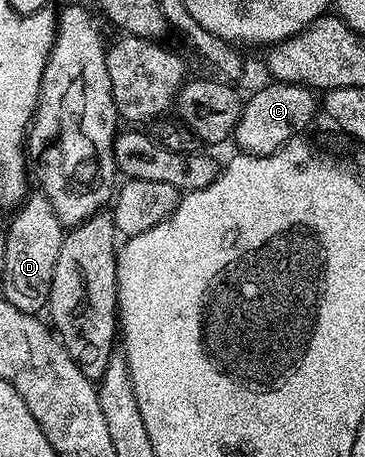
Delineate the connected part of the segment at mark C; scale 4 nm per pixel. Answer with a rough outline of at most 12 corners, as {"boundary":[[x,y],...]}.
{"boundary":[[271,80],[245,98],[233,144],[263,157],[320,113],[315,90]]}

